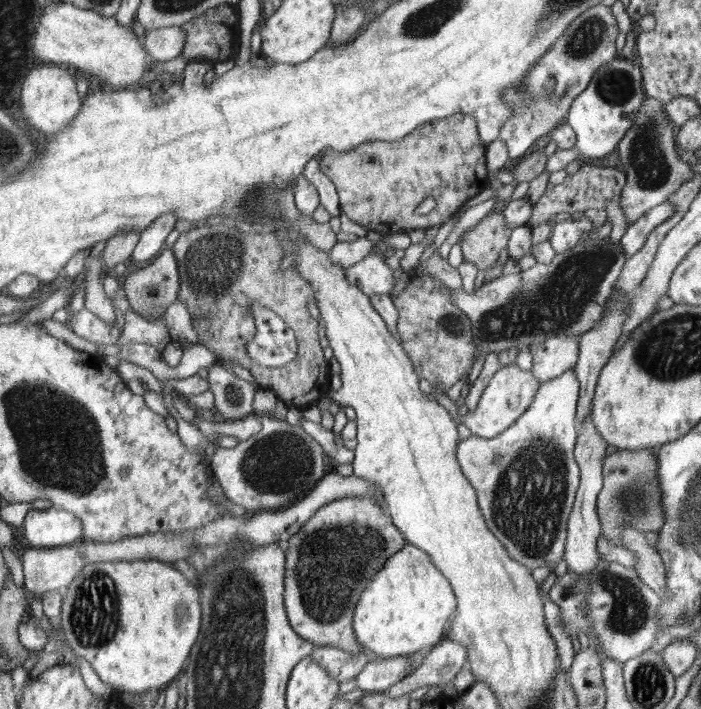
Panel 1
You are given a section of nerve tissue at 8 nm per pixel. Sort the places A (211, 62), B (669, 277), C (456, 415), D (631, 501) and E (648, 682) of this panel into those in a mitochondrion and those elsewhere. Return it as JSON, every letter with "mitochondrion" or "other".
{"A":"other","B":"other","C":"other","D":"mitochondrion","E":"mitochondrion"}

